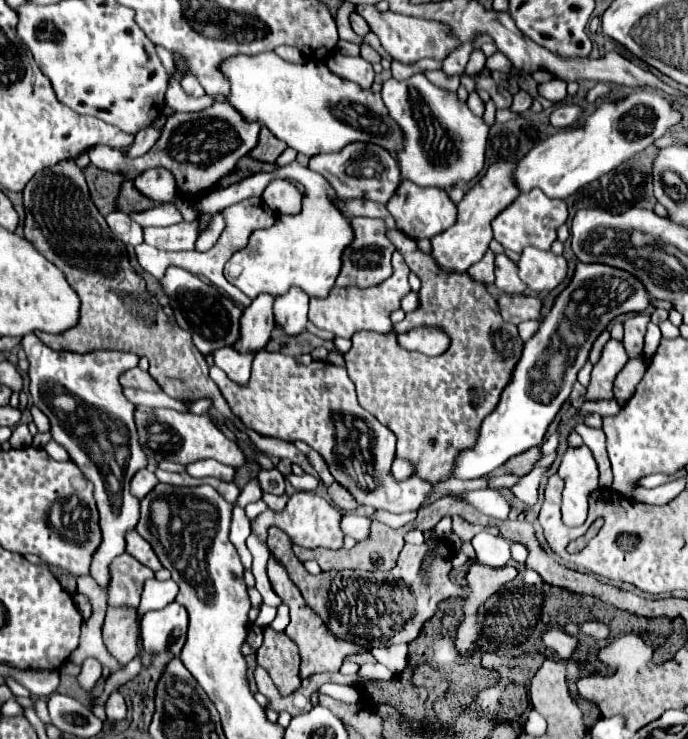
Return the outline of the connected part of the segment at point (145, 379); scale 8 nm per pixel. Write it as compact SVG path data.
M131 368L127 372L121 374L119 378L121 386L131 386L131 388L141 388L141 390L159 390L159 386L153 382L153 378L149 376L149 372L141 370L141 368Z

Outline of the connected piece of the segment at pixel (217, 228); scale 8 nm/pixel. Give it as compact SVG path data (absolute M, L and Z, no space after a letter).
M221 212L214 214L207 230L198 237L195 243L195 250L205 252L213 247L225 226L225 220Z

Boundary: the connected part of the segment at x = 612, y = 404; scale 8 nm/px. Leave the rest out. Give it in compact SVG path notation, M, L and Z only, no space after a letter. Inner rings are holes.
M615 399L585 401L579 409L580 413L598 413L601 416L616 415L621 406Z

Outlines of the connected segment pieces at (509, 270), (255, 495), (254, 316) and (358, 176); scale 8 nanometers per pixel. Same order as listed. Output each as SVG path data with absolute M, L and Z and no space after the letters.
M505 254L495 256L495 286L505 294L521 294L527 286L517 278L515 262Z
M251 478L249 482L247 482L247 486L243 488L243 494L241 494L241 506L245 506L245 504L249 504L249 502L256 502L260 500L263 496L263 492L261 492L261 484L259 484L259 478Z
M259 294L251 302L251 306L245 308L241 316L241 338L239 342L233 344L233 348L241 352L247 352L247 350L259 352L261 348L265 348L275 328L273 302L275 302L275 296Z
M351 142L341 152L335 154L317 154L309 160L309 168L325 176L325 180L331 182L331 186L337 190L339 198L351 198L351 200L365 198L379 204L387 204L401 182L397 160L383 146L367 142Z

